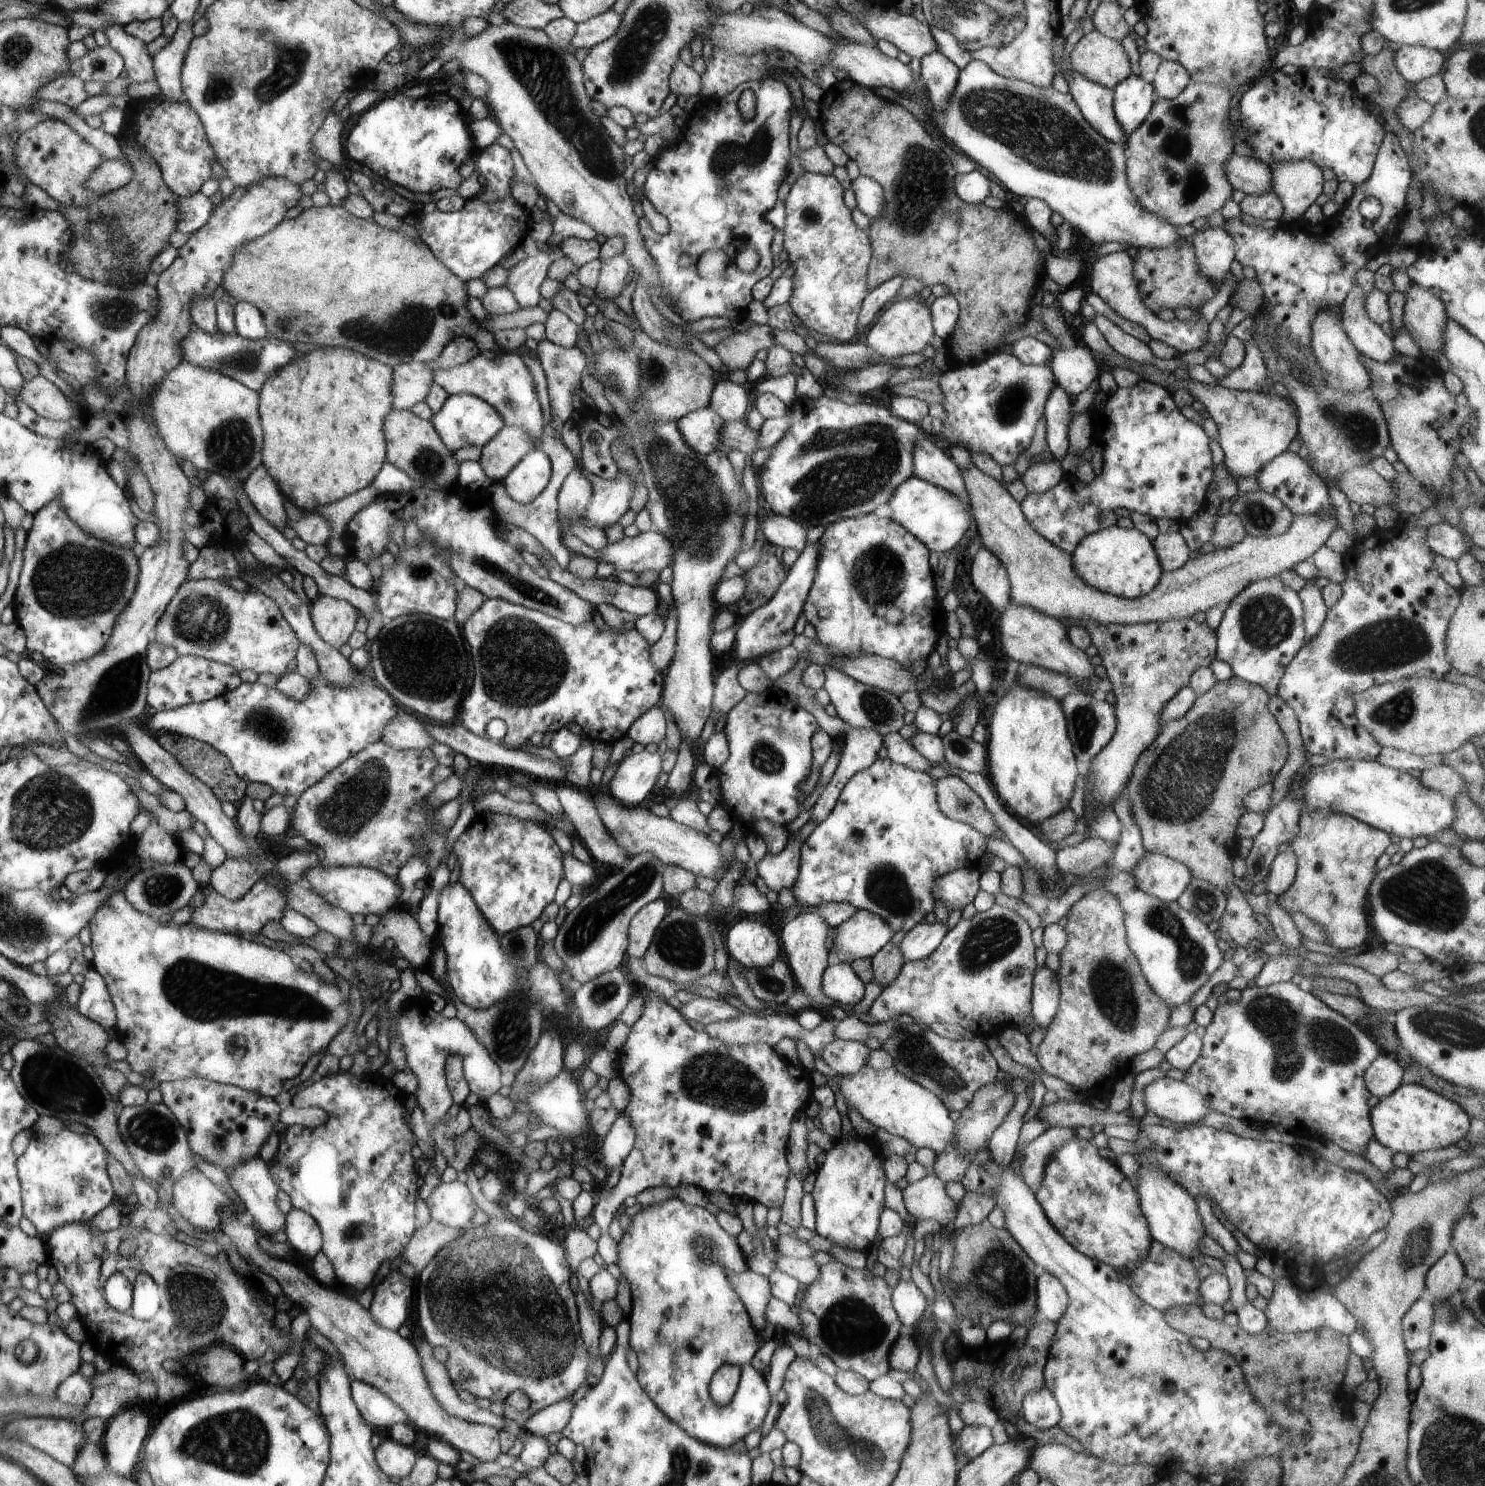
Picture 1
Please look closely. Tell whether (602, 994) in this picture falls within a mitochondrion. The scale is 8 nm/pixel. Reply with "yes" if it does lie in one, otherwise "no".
yes

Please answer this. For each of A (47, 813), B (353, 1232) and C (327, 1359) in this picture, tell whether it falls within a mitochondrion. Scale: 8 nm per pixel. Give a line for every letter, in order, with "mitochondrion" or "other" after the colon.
A: mitochondrion
B: mitochondrion
C: other

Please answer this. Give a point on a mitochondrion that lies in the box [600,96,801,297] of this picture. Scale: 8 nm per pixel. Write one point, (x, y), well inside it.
(731, 160)

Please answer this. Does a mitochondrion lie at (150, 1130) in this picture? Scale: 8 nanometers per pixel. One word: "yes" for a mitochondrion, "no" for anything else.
yes

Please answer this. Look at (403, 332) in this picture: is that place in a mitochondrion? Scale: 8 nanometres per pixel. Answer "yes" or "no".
yes

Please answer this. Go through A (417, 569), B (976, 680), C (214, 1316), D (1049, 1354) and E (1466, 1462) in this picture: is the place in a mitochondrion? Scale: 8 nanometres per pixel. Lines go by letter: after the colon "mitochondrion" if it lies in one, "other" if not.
A: mitochondrion
B: other
C: mitochondrion
D: other
E: mitochondrion

